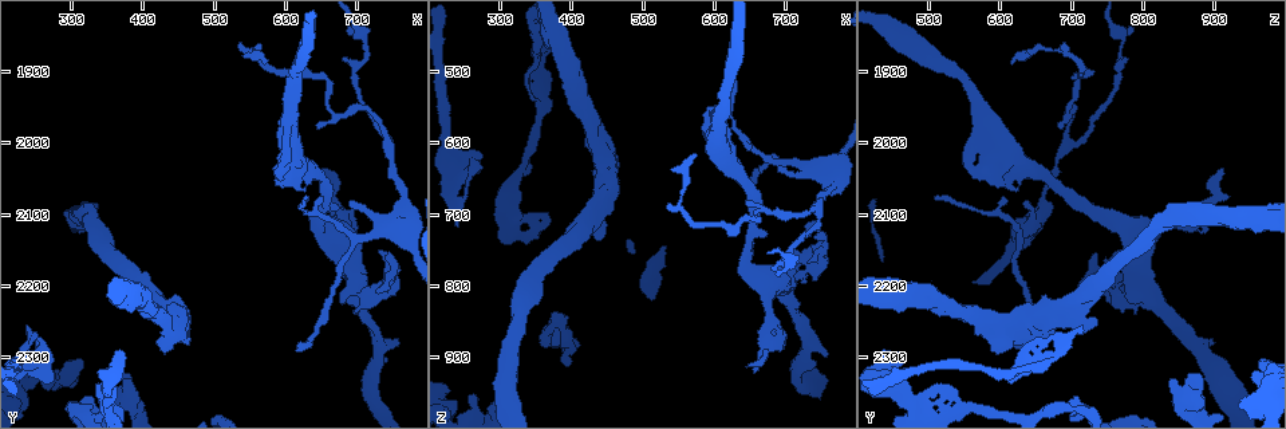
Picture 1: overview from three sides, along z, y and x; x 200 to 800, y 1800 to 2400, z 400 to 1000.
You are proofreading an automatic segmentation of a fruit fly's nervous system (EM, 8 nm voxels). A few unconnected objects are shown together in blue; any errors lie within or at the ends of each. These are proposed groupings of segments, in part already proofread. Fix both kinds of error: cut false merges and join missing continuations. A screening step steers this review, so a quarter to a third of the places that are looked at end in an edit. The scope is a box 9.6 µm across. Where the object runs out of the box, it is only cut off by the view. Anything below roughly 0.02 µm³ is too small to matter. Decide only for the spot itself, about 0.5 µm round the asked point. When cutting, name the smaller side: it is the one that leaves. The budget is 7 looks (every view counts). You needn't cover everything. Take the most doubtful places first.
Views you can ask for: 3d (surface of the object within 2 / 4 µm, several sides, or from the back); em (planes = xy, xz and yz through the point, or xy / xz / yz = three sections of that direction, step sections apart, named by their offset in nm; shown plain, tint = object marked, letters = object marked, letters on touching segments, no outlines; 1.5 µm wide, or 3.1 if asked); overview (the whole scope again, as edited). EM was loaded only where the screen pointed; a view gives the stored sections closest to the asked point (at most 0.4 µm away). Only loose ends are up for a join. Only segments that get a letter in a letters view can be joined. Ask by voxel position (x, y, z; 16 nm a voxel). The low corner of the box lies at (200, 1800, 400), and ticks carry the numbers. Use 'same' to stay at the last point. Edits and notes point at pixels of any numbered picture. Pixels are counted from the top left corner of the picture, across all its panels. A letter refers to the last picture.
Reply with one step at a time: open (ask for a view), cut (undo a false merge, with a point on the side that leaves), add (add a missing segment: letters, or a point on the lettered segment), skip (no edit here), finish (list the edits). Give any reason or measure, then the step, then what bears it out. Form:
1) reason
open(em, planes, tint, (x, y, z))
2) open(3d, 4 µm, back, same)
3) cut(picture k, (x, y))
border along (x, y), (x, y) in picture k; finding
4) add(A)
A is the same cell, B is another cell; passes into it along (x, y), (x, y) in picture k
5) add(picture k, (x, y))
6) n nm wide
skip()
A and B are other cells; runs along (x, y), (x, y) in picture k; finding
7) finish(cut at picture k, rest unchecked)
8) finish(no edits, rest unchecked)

an open end
open(3d, 4 µm, (760, 2275, 895))

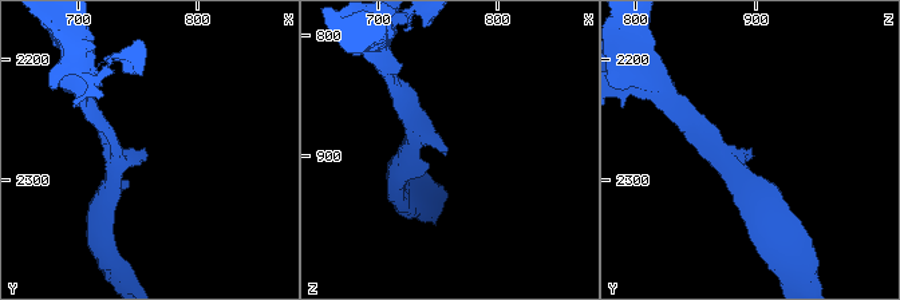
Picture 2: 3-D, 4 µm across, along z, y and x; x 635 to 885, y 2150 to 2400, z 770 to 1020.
need the tissue
open(em, planes, letters, (758, 2276, 896))

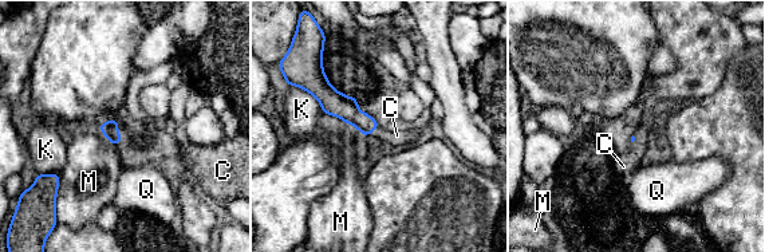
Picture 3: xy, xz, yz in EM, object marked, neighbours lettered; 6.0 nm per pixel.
K touches over 220 nm
add(C)
C is the same cell, K, M and Q are other cells; the neuron continues

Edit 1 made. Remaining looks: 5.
an open end
open(3d, 2 µm, (365, 2290, 465))

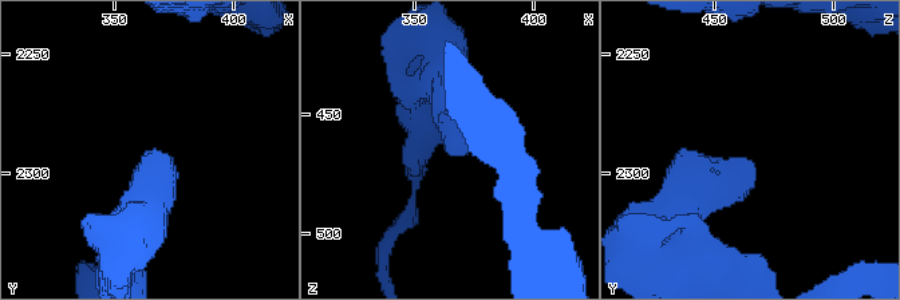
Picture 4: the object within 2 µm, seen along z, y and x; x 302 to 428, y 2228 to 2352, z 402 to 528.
shape alone is not enough
open(em, yz, step 4, letters, (371, 2294, 464))

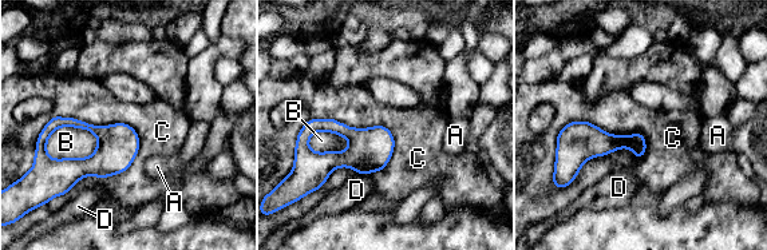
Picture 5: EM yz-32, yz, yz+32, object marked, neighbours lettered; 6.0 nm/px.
C touches over 550 nm
skip()
A, B, C and D are other cells; no lettered segment goes on from it

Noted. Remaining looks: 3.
finish(add at picture 3, rest unchecked)

